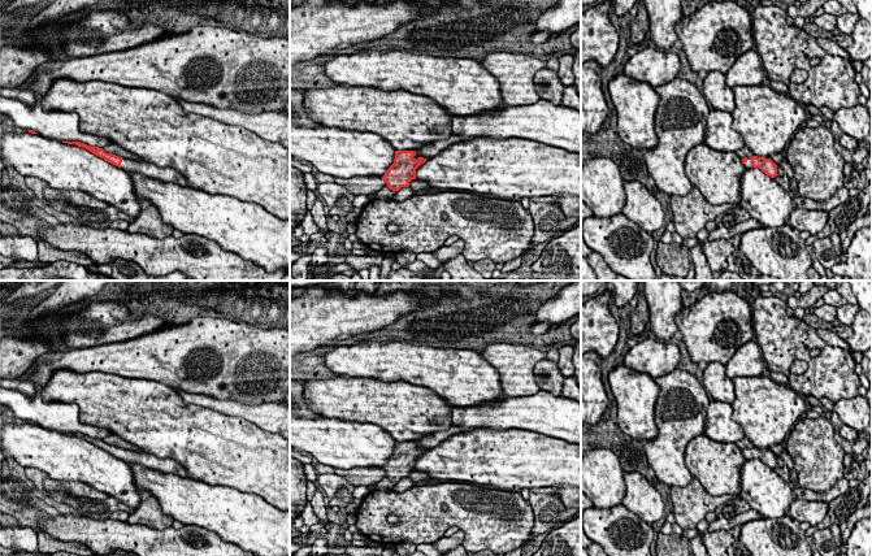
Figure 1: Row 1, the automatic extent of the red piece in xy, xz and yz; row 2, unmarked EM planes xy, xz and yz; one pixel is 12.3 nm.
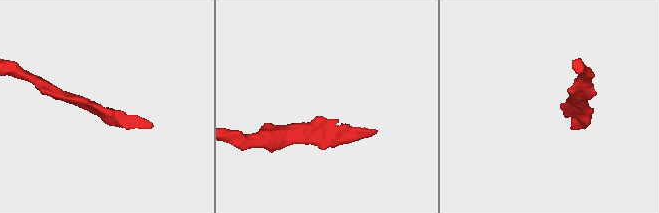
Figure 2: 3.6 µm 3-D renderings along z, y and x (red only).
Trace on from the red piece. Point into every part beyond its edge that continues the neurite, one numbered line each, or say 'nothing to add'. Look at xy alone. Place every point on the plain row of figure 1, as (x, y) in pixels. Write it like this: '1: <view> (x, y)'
1: xy (164, 465)

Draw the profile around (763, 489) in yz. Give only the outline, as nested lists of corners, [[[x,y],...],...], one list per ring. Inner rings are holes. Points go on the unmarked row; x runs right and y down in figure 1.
[[[759,459],[746,460],[741,468],[741,498],[763,518],[781,518],[795,499],[794,491]]]

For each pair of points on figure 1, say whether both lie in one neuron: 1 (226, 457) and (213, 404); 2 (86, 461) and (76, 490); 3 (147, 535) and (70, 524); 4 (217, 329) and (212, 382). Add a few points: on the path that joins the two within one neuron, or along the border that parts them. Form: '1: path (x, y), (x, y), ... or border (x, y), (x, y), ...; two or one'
1: border (185, 402), (243, 418); two
2: border (50, 477), (82, 481), (107, 494); two
3: path (128, 535), (98, 535), (90, 531); one
4: path (217, 342), (217, 356), (222, 361), (221, 369); one

